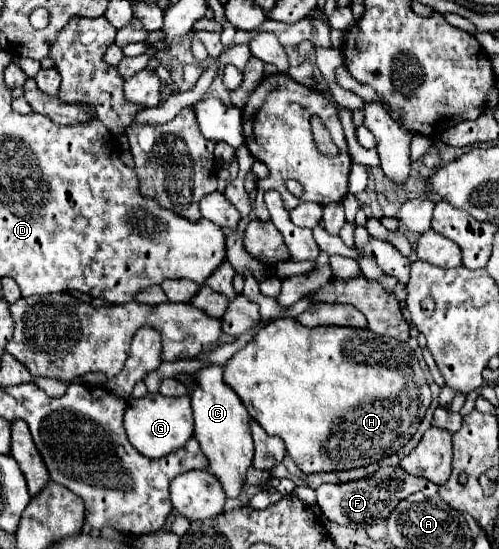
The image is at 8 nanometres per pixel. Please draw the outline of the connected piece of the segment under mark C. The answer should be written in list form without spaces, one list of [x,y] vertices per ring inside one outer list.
[[[209,364],[195,374],[195,388],[191,392],[191,406],[195,416],[195,438],[209,458],[209,468],[219,478],[225,494],[237,498],[241,492],[241,478],[253,462],[253,440],[249,430],[249,412],[241,398],[225,384],[223,366]]]

